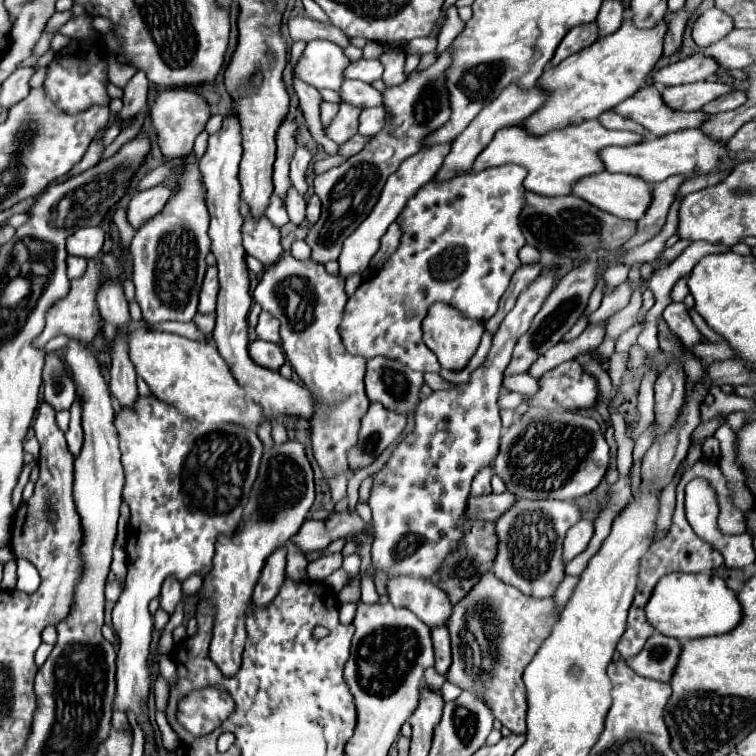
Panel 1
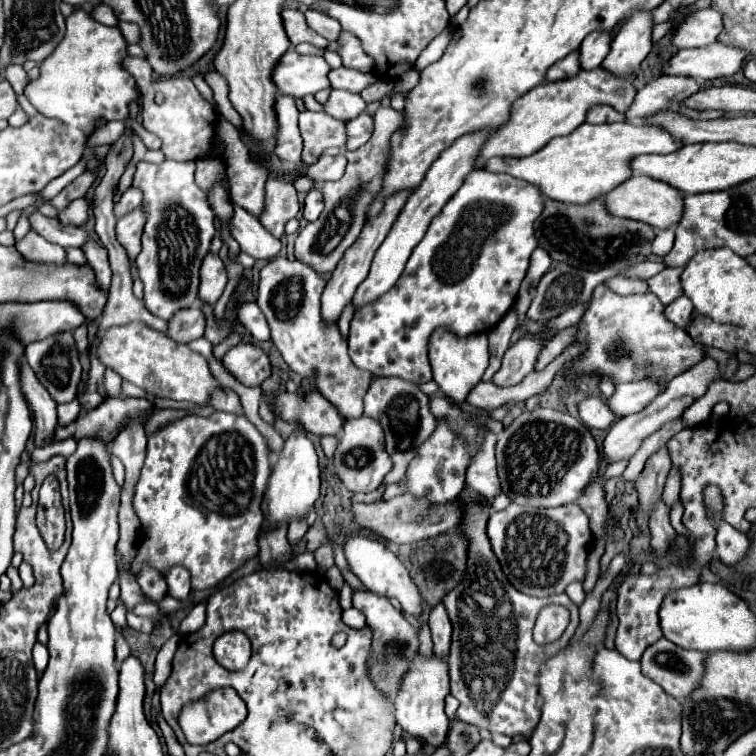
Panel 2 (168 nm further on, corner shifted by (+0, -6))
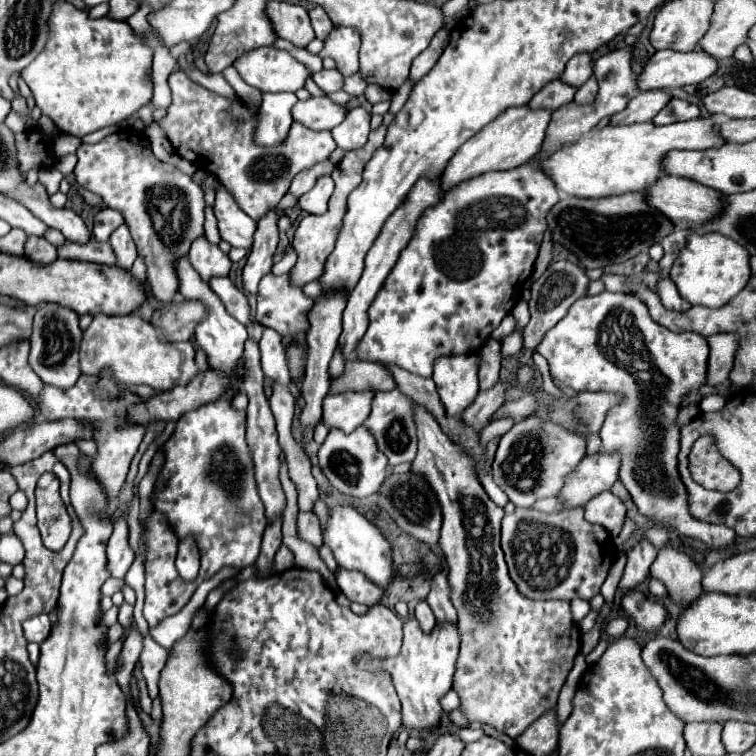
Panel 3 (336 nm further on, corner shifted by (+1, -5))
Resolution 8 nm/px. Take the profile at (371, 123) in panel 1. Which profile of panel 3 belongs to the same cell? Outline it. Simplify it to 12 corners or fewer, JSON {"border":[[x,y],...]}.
{"border":[[365,108],[349,110],[331,130],[341,150],[365,146],[371,114]]}

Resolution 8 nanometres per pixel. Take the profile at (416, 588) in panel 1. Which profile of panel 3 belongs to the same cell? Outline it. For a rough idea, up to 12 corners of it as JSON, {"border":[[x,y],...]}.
{"border":[[335,506],[323,540],[345,570],[387,588],[387,538],[355,508]]}

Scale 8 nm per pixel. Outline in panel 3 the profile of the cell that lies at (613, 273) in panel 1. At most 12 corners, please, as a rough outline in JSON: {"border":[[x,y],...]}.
{"border":[[635,294],[579,298],[543,336],[557,388],[625,396],[599,436],[643,516],[713,550],[687,518],[671,446],[709,344]]}

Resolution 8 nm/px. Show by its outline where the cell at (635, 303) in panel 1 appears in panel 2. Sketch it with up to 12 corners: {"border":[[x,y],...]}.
{"border":[[656,379],[618,383],[606,405],[616,415],[642,411],[662,389]]}

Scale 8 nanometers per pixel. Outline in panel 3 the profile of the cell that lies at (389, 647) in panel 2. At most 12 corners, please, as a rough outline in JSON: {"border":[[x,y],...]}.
{"border":[[337,570],[337,586],[351,600],[377,606],[383,590],[361,572]]}

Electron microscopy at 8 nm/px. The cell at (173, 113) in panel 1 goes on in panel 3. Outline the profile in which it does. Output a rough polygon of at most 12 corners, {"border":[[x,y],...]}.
{"border":[[169,76],[157,122],[175,152],[259,220],[291,180],[337,148],[293,122],[285,146],[253,144],[253,118]]}

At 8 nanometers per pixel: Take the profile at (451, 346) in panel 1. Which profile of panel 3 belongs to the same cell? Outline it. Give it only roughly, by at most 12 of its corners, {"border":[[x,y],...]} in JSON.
{"border":[[477,354],[441,356],[433,380],[449,416],[477,394]]}

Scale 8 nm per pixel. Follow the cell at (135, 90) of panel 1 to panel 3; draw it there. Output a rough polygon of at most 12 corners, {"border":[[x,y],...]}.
{"border":[[65,240],[59,256],[117,266],[109,242]]}

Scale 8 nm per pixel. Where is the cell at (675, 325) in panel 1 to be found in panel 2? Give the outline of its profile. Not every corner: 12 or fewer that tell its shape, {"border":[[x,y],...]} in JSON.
{"border":[[686,295],[664,307],[666,319],[680,329],[690,323],[692,307]]}

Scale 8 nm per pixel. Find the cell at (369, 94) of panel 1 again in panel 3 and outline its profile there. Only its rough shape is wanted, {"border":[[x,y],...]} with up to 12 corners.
{"border":[[309,98],[293,106],[293,120],[331,130],[347,108],[331,98]]}

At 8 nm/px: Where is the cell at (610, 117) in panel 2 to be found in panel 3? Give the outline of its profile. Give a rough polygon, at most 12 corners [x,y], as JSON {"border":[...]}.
{"border":[[591,76],[577,94],[575,104],[593,104],[597,80]]}

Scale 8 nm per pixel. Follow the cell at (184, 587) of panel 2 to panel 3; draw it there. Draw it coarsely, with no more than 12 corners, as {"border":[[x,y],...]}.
{"border":[[191,538],[179,542],[175,560],[185,582],[193,582],[199,570],[197,546]]}

